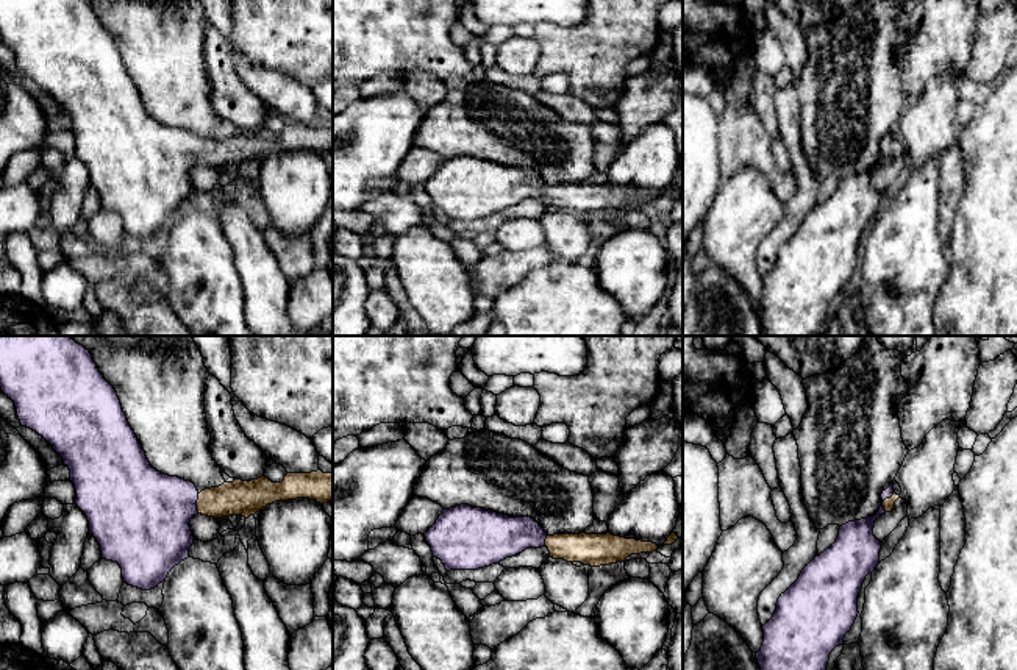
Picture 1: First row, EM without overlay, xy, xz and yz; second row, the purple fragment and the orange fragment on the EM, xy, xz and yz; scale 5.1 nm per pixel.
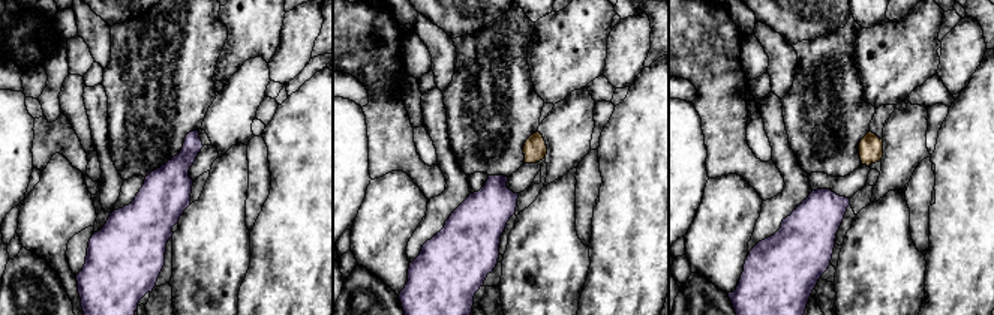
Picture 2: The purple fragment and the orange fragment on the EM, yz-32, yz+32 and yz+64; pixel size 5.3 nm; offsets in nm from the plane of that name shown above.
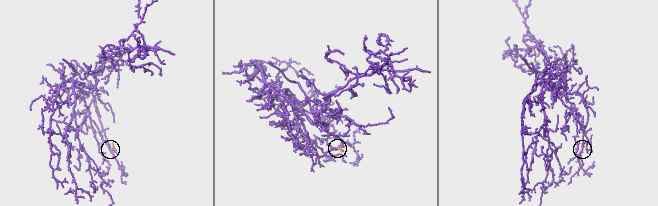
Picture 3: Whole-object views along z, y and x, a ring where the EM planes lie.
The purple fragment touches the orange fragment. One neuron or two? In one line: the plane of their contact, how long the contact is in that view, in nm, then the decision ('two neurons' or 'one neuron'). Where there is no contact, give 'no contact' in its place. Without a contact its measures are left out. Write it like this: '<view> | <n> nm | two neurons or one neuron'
xy | 100 nm | one neuron

